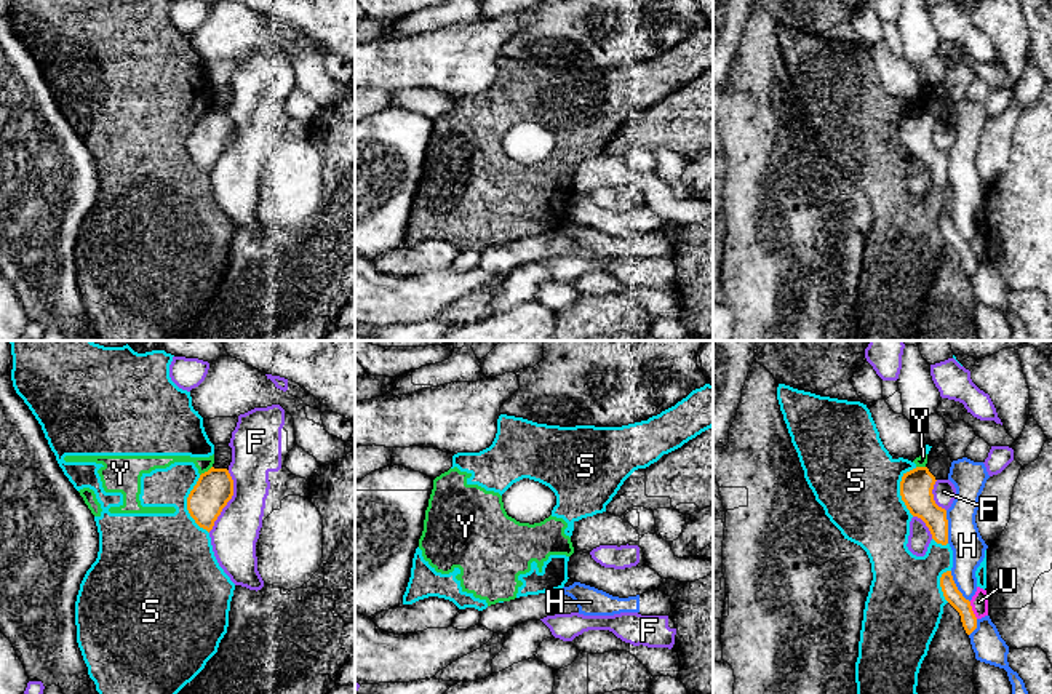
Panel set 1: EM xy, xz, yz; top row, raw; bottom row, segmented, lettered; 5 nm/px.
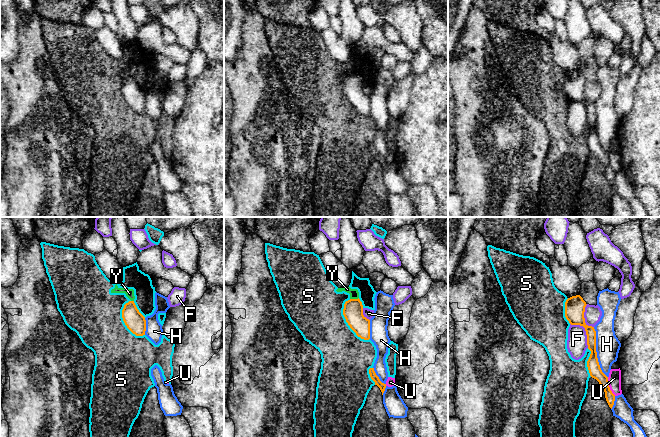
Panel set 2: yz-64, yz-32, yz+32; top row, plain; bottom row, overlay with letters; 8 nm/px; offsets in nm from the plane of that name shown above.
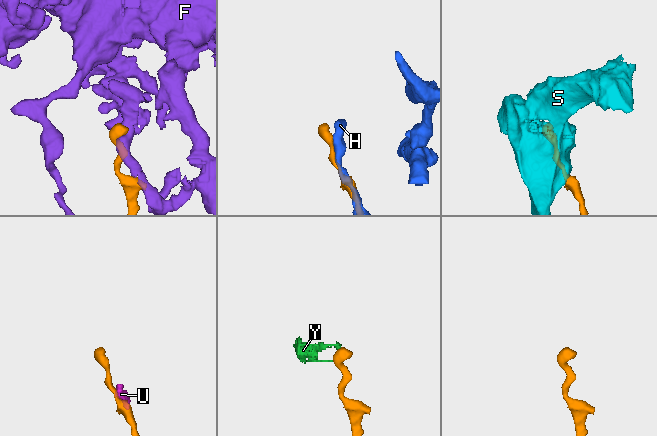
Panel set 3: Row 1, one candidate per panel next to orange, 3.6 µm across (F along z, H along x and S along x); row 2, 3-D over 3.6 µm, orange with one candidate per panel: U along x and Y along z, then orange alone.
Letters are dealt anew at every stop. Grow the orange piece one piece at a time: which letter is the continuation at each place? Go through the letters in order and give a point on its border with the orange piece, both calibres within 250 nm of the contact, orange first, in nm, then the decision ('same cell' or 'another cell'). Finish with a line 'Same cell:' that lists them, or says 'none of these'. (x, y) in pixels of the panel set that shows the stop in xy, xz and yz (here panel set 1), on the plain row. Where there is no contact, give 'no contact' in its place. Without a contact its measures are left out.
F: meets orange in xy at (229, 141); 190 nm thick on the orange side, 240 nm on the other; another cell
H: meets orange in yz at (947, 168); 160 nm thick on the orange side, 160 nm on the other; another cell
S: meets orange in xy at (187, 147); 190 nm thick on the orange side, 400 nm on the other; another cell
U: meets orange in yz at (971, 251); 80 nm thick on the orange side, 90 nm on the other; another cell
Y: meets orange in xy at (205, 114); 190 nm thick on the orange side, 80 nm on the other; another cell
Same cell: none of these

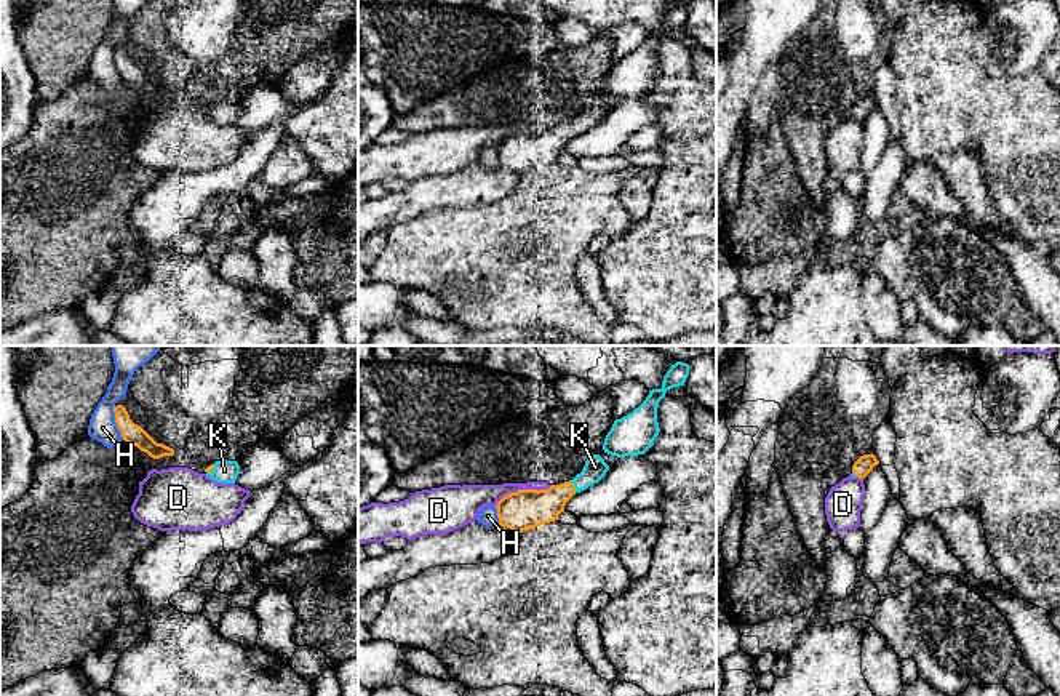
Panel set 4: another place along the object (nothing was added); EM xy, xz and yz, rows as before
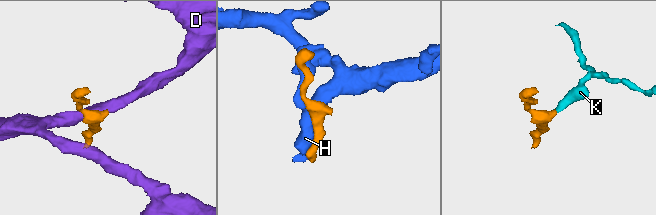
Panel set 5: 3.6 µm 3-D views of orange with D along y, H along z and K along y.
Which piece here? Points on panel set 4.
D: meets orange in xz at (523, 132); 200 nm thick on the orange side, 130 nm on the other; another cell
H: meets orange in xy at (115, 63); 110 nm thick on the orange side, 140 nm on the other; another cell
K: meets orange in xz at (573, 128); 190 nm thick on the orange side, 120 nm on the other; same cell
Same cell: K

